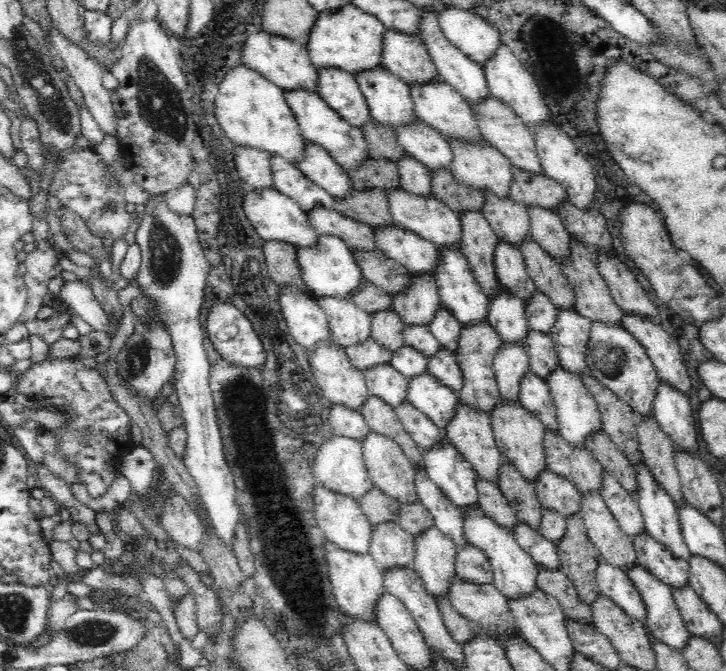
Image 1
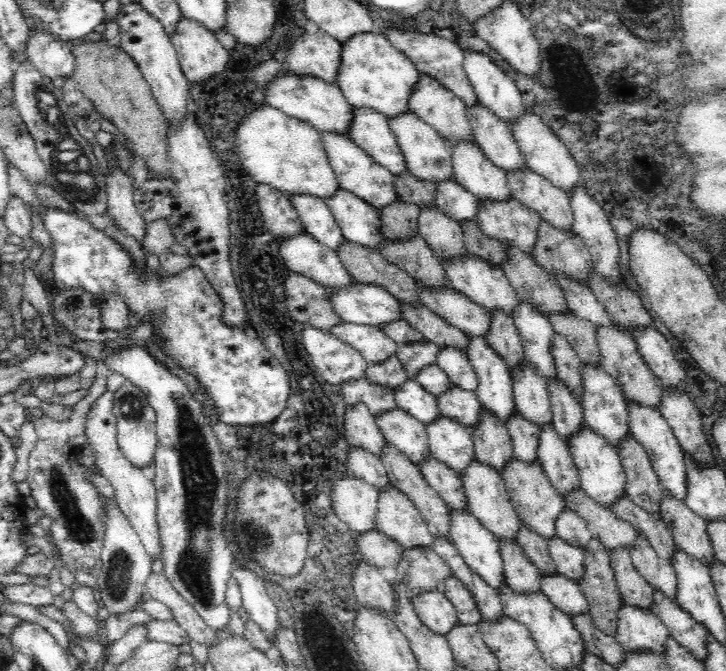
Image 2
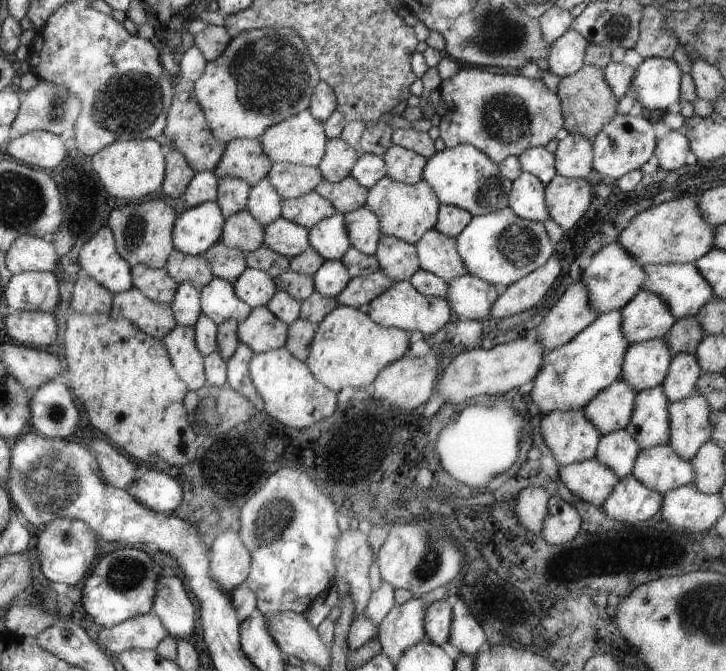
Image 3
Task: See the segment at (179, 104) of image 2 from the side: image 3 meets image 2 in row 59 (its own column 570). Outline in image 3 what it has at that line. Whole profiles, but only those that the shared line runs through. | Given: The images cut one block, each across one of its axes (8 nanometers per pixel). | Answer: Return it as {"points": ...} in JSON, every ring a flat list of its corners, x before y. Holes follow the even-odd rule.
{"points":[[562,134,555,151,558,175,572,180,586,179,593,169,592,141,578,134]]}

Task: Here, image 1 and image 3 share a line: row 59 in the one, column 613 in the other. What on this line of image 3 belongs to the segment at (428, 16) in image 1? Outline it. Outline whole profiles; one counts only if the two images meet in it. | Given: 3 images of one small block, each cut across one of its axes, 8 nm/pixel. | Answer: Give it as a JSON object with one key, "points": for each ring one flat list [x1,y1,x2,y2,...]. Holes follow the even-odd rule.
{"points":[[618,430,603,436,598,444,595,457,599,458,608,470,620,478,632,475,633,466,641,448,626,430]]}

